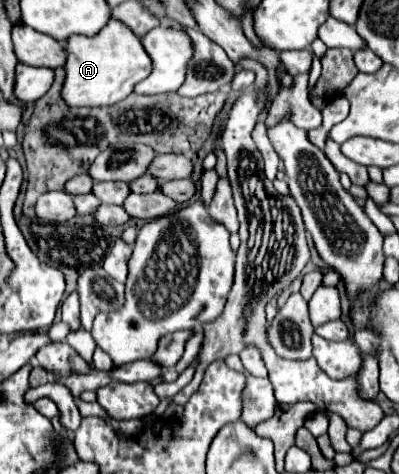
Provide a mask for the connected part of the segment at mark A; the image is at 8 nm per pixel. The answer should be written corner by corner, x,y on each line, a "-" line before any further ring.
110,19
108,25
94,37
72,35
66,45
66,53
68,61
64,65
66,81
62,97
70,107
114,105
128,97
134,91
134,85
152,71
152,59
148,57
142,39
116,19

